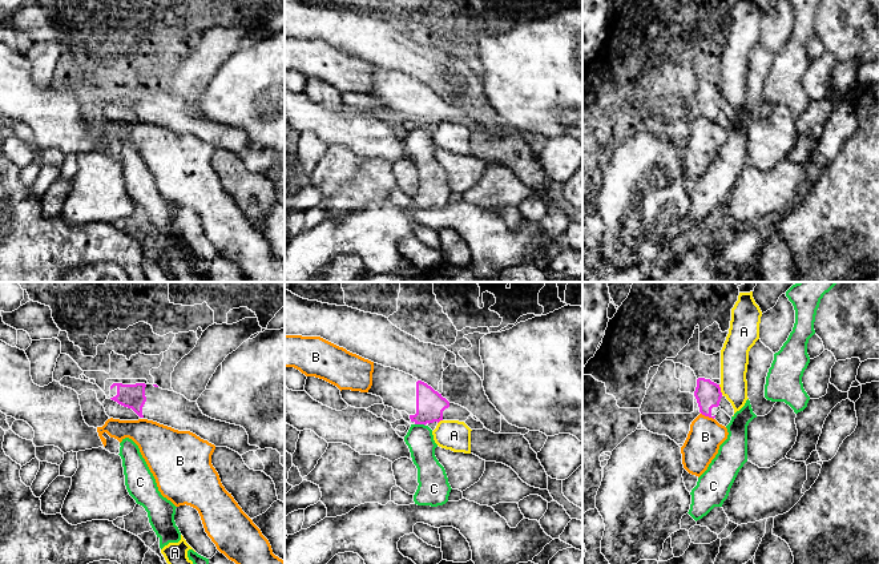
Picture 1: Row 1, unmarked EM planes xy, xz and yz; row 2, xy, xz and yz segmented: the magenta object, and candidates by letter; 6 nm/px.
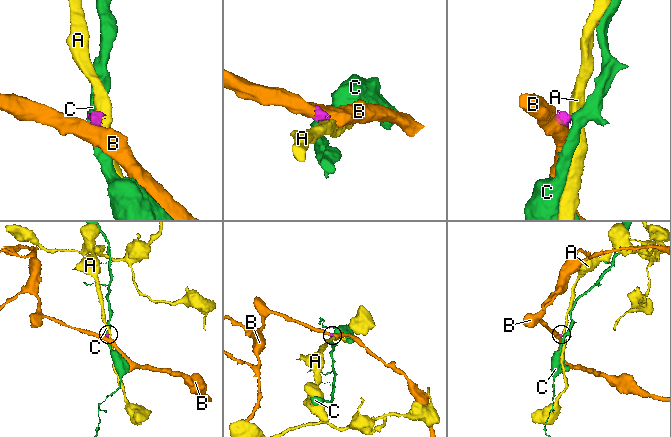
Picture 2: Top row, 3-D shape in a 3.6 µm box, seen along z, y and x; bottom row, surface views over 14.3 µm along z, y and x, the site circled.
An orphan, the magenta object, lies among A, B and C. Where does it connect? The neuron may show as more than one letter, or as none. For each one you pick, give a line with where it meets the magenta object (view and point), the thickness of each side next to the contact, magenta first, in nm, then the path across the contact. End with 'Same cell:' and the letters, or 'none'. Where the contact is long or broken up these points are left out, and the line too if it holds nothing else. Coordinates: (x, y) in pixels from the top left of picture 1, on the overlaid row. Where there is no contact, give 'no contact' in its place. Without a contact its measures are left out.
Same cell: none

